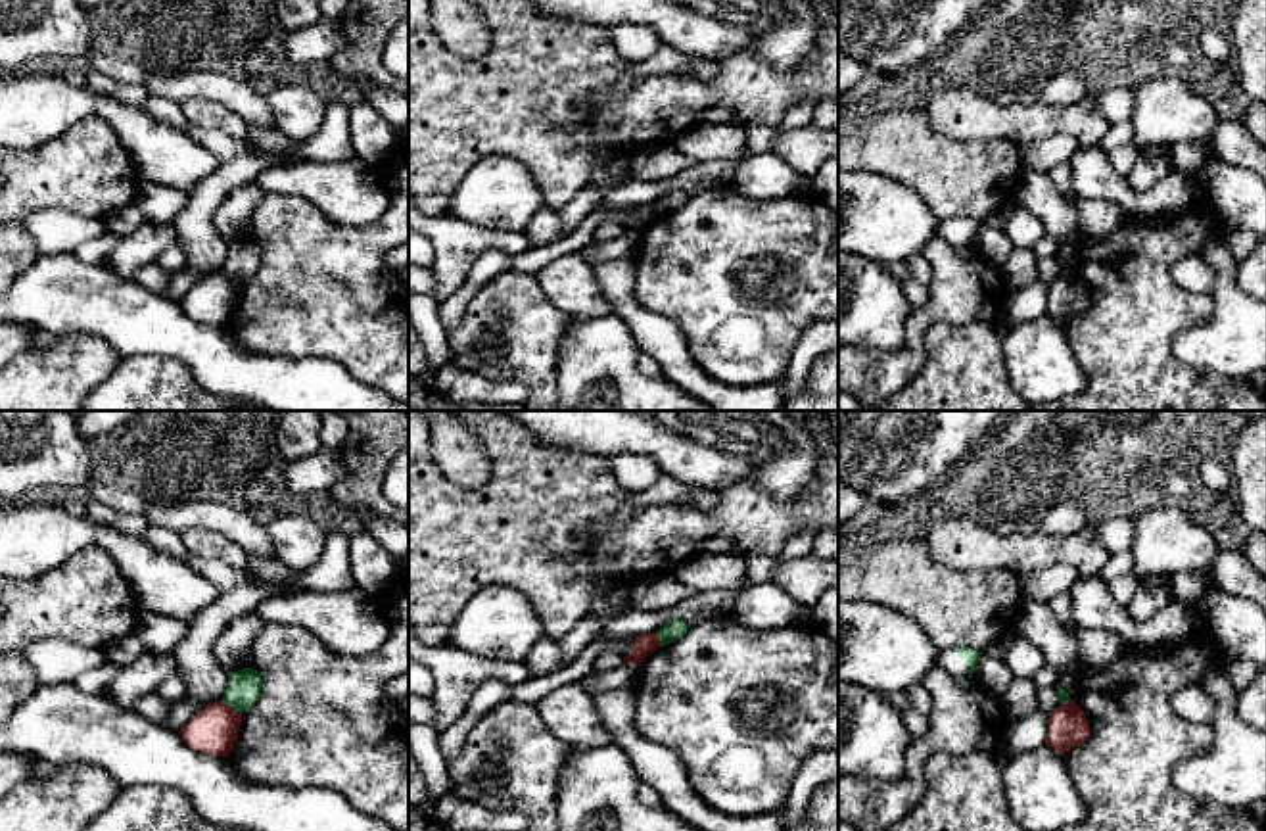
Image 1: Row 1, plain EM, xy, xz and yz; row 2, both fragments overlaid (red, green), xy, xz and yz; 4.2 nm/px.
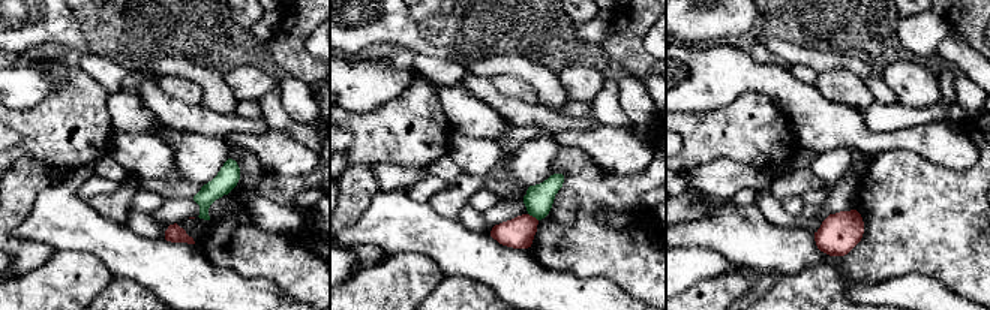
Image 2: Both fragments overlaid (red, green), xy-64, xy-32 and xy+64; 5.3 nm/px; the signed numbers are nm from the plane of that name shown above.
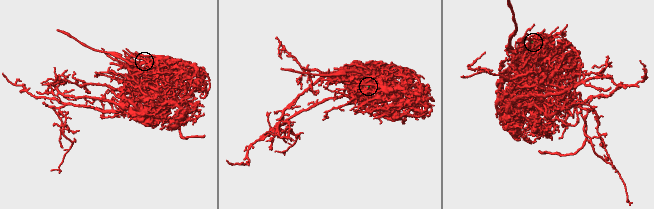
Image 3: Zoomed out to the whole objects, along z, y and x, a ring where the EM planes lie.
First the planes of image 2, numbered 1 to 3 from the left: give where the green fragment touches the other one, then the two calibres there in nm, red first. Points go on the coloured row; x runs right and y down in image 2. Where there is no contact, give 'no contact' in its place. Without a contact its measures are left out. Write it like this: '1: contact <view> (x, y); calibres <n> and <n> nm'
1: no contact
2: contact xy-32 (531, 216); calibres 160 and 150 nm
3: no contact

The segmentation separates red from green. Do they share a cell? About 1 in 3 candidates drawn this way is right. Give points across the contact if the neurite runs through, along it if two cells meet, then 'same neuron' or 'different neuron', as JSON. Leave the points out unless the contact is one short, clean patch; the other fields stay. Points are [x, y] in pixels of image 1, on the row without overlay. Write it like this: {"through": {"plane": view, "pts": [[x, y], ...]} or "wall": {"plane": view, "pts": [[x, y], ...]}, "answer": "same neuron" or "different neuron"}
{"wall": {"plane": "xy", "pts": [[221, 271], [240, 284]]}, "answer": "different neuron"}

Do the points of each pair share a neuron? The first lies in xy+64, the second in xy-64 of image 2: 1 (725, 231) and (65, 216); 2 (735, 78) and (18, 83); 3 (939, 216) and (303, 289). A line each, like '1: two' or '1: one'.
1: one
2: one
3: one

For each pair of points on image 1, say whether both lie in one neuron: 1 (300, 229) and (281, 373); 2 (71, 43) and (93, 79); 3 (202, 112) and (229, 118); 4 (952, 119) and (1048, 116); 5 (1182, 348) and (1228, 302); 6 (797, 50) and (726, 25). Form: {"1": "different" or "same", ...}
{"1": "different", "2": "different", "3": "same", "4": "same", "5": "same", "6": "same"}

